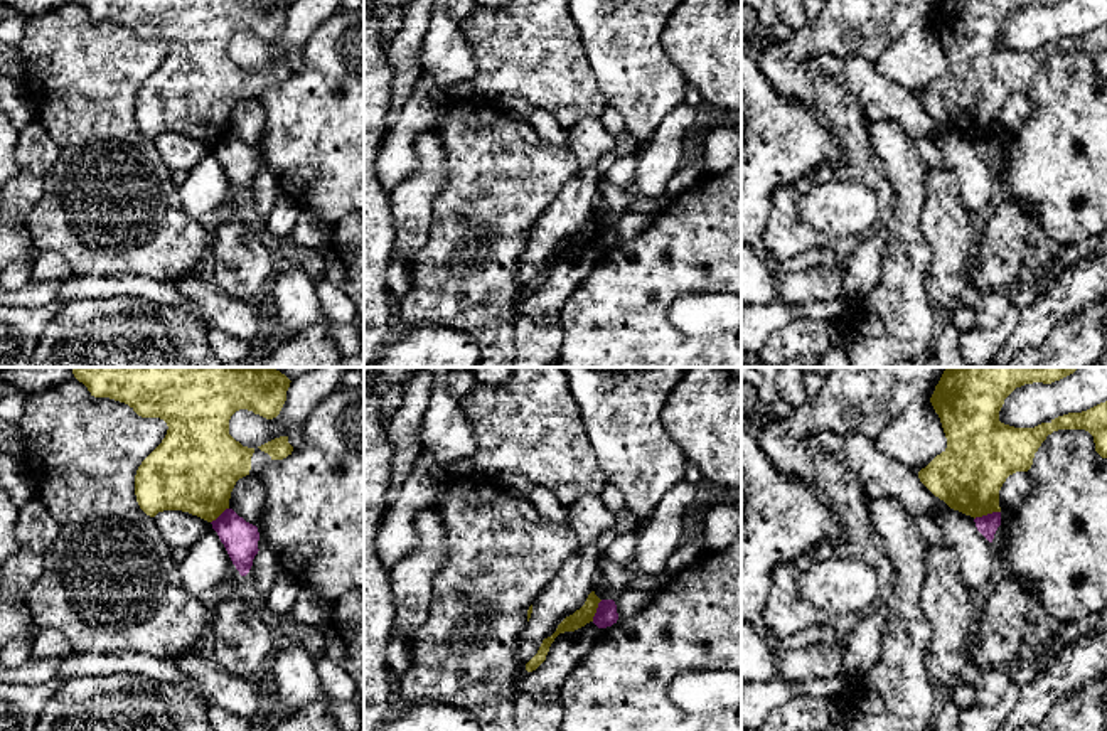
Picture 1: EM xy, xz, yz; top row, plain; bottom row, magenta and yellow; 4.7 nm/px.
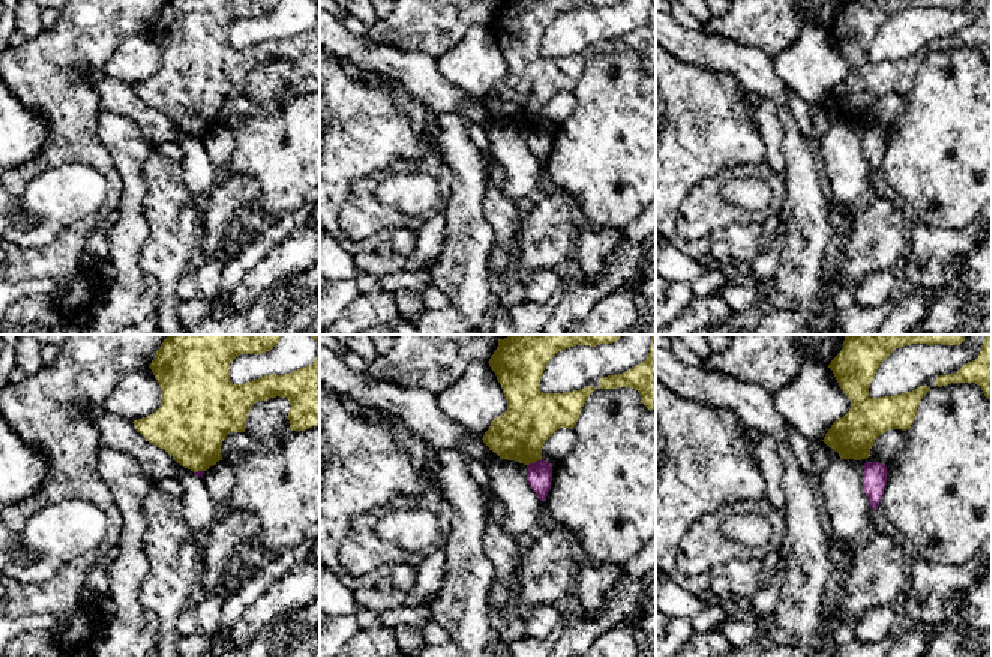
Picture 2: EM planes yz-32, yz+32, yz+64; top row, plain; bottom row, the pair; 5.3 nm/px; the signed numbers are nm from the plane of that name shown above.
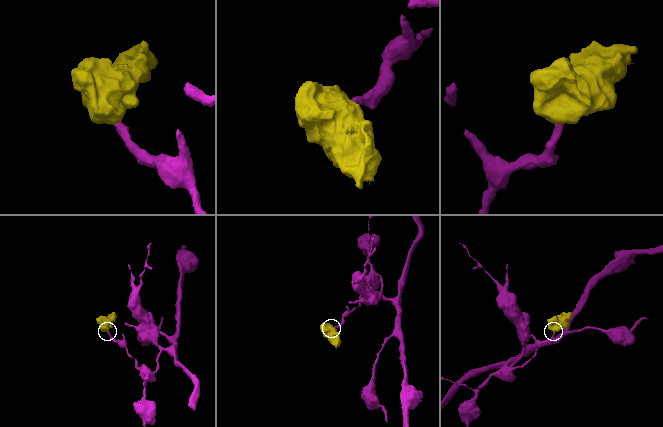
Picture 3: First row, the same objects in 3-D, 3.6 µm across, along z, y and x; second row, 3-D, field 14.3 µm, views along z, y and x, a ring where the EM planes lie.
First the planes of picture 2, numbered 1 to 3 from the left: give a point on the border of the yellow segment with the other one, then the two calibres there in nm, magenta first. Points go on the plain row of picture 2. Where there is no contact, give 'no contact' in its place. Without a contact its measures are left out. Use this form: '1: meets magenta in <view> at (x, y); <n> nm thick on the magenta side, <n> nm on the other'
1: meets magenta in yz-32 at (198, 135); 30 nm thick on the magenta side, 380 nm on the other
2: meets magenta in yz+32 at (535, 126); 140 nm thick on the magenta side, 280 nm on the other
3: no contact

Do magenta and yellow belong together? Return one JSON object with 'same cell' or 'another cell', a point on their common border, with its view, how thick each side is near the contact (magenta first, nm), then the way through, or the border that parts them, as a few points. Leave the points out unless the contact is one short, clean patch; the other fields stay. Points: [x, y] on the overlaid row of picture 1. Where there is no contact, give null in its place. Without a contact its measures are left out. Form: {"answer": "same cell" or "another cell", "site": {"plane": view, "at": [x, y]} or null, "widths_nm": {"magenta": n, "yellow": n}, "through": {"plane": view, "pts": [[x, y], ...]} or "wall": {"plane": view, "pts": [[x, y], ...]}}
{"answer": "another cell", "site": {"plane": "yz", "at": [988, 514]}, "widths_nm": {"magenta": 100, "yellow": 320}, "wall": {"plane": "yz", "pts": [[1000, 511], [974, 519]]}}

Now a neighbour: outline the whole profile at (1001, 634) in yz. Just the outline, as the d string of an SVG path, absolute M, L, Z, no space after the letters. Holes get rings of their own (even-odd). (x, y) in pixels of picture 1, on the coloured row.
M1001 576L991 596L979 603L976 633L969 647L969 675L987 667L1014 667L1028 650L1026 608L1036 598L1033 583Z

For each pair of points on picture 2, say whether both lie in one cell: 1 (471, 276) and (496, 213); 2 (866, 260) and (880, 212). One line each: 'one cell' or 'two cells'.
1: two cells
2: one cell

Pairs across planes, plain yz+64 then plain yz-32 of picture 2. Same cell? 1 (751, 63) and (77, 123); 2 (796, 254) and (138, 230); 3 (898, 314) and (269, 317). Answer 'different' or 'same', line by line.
1: different
2: same
3: different

